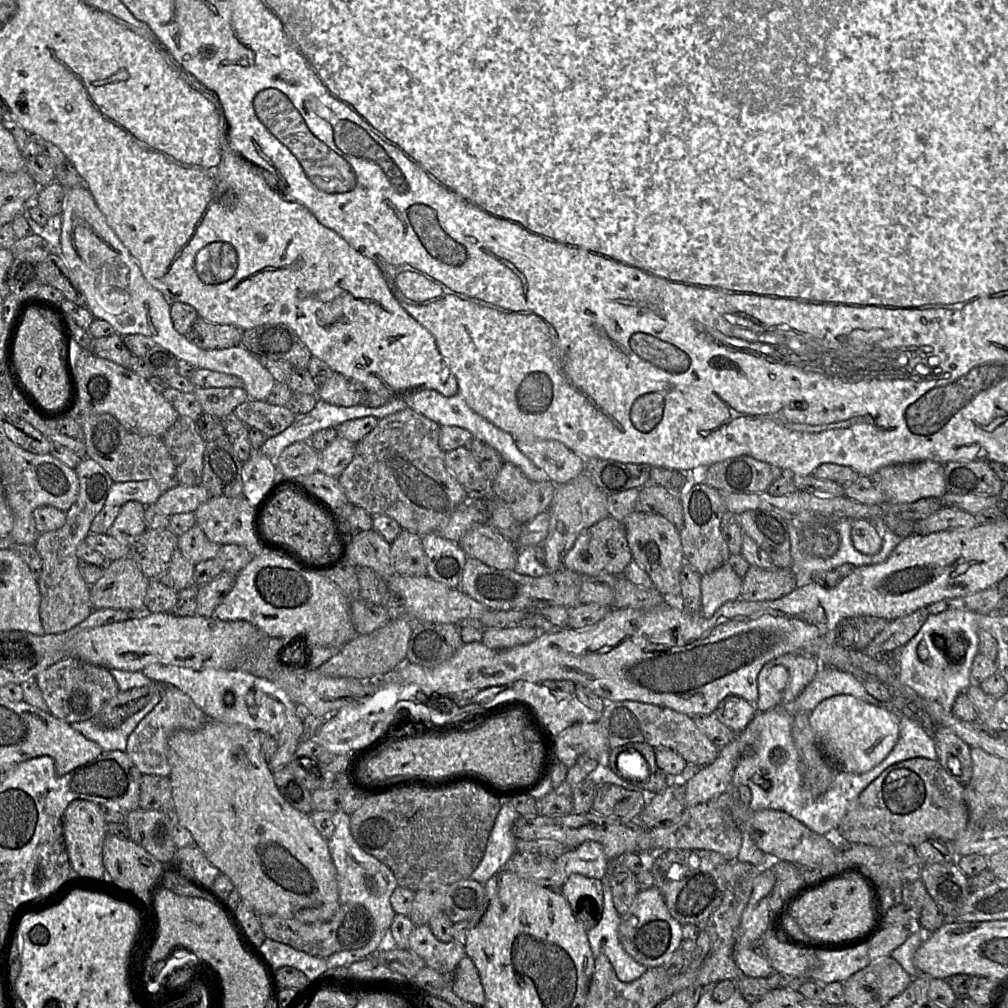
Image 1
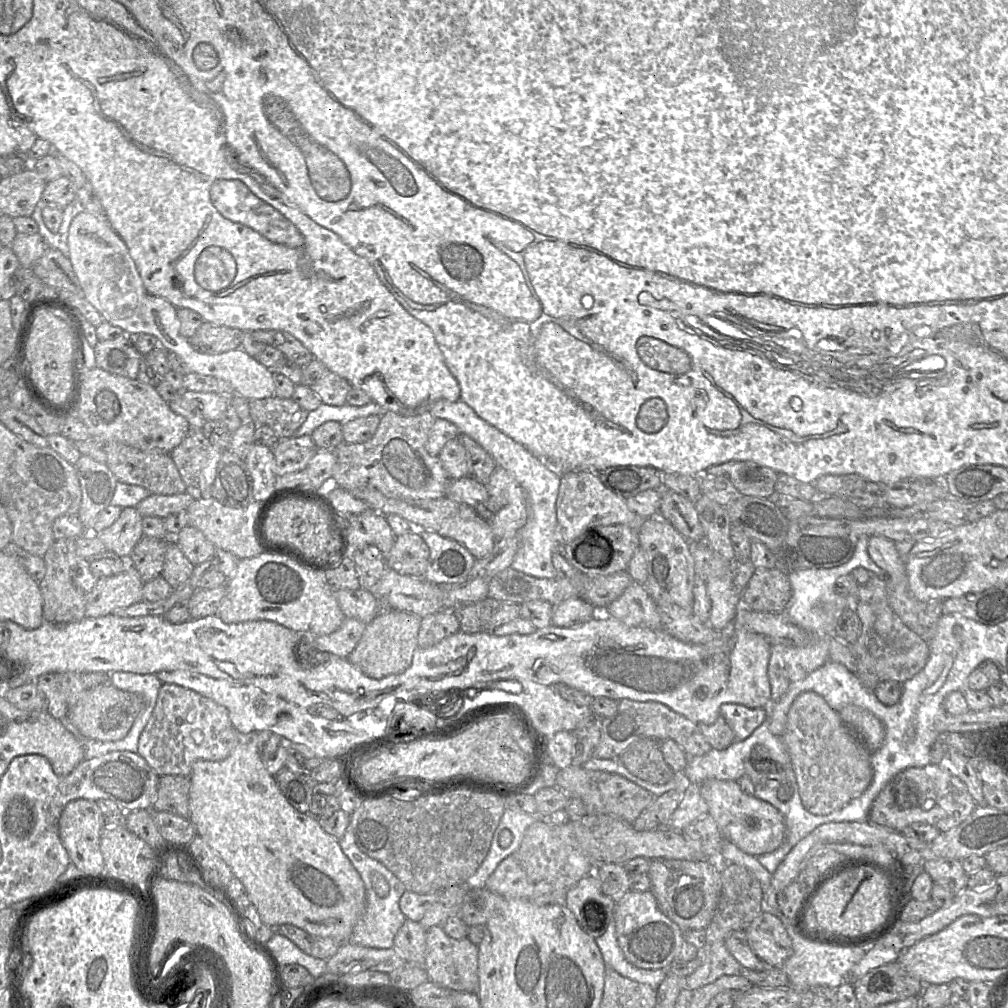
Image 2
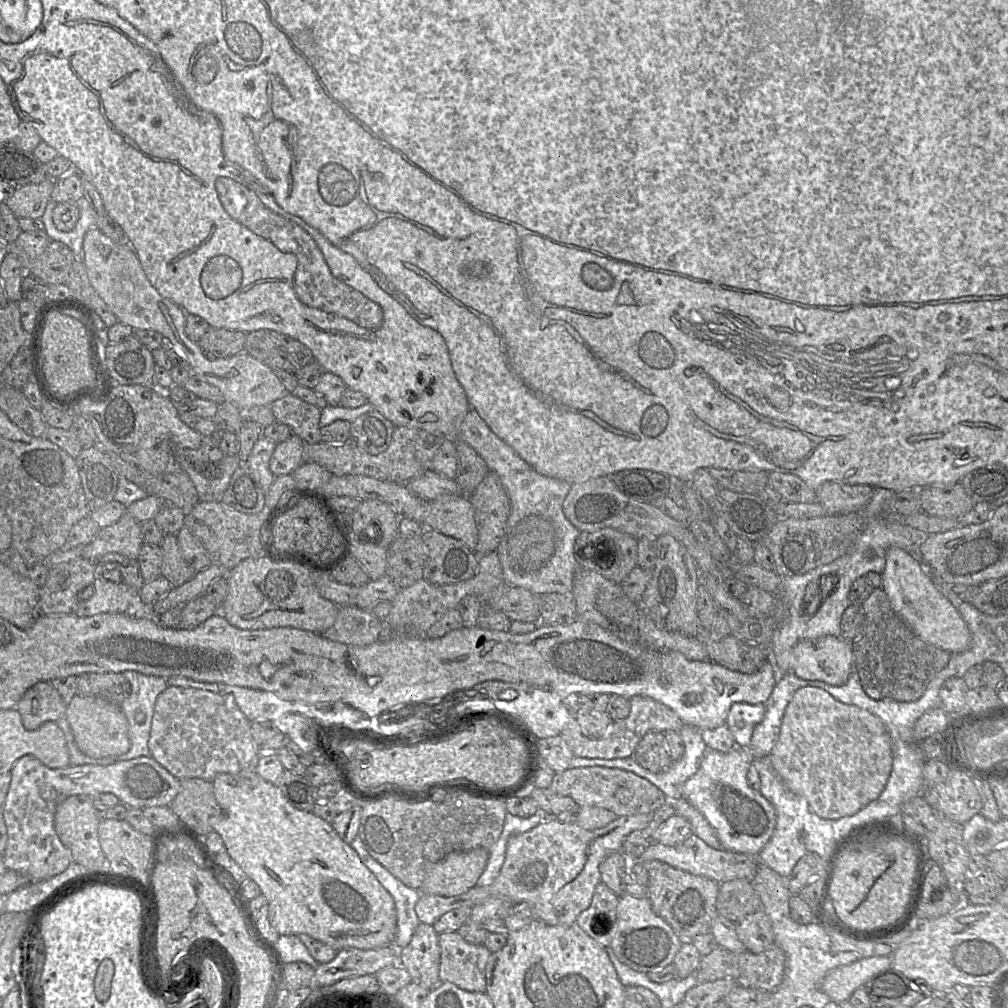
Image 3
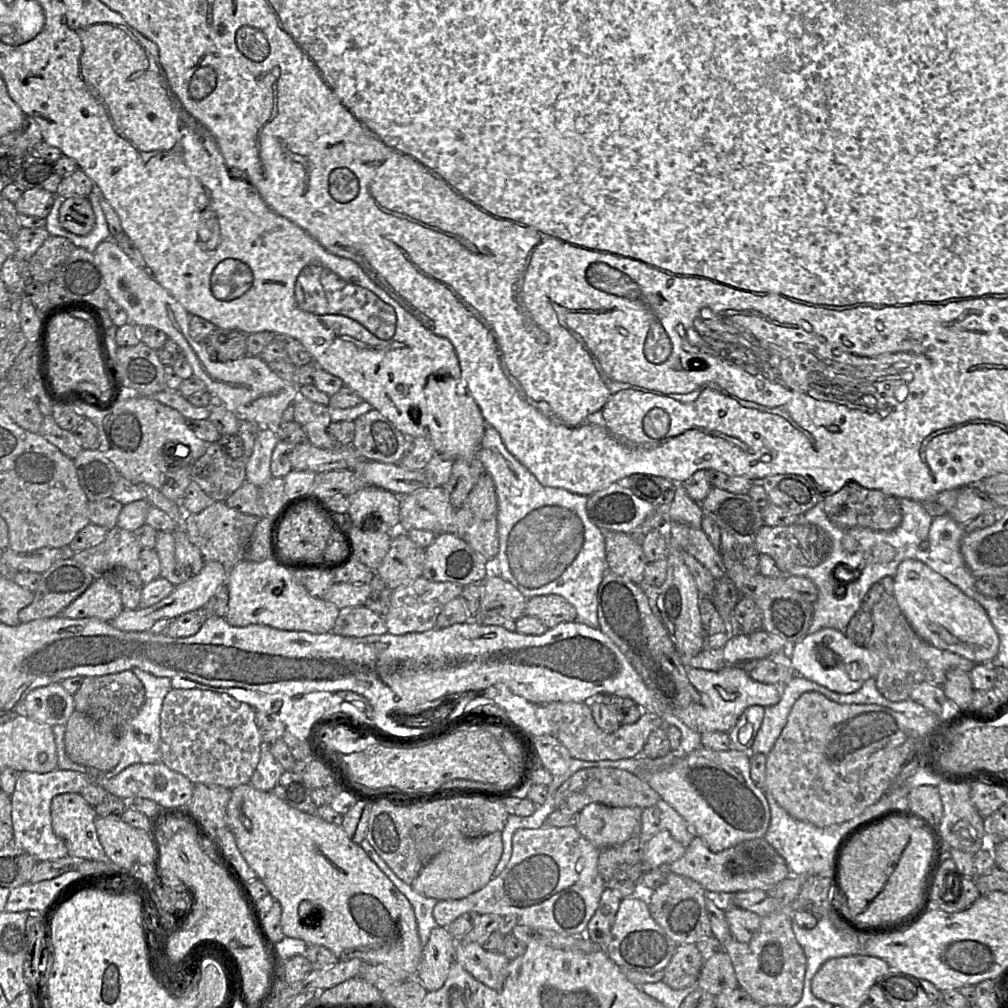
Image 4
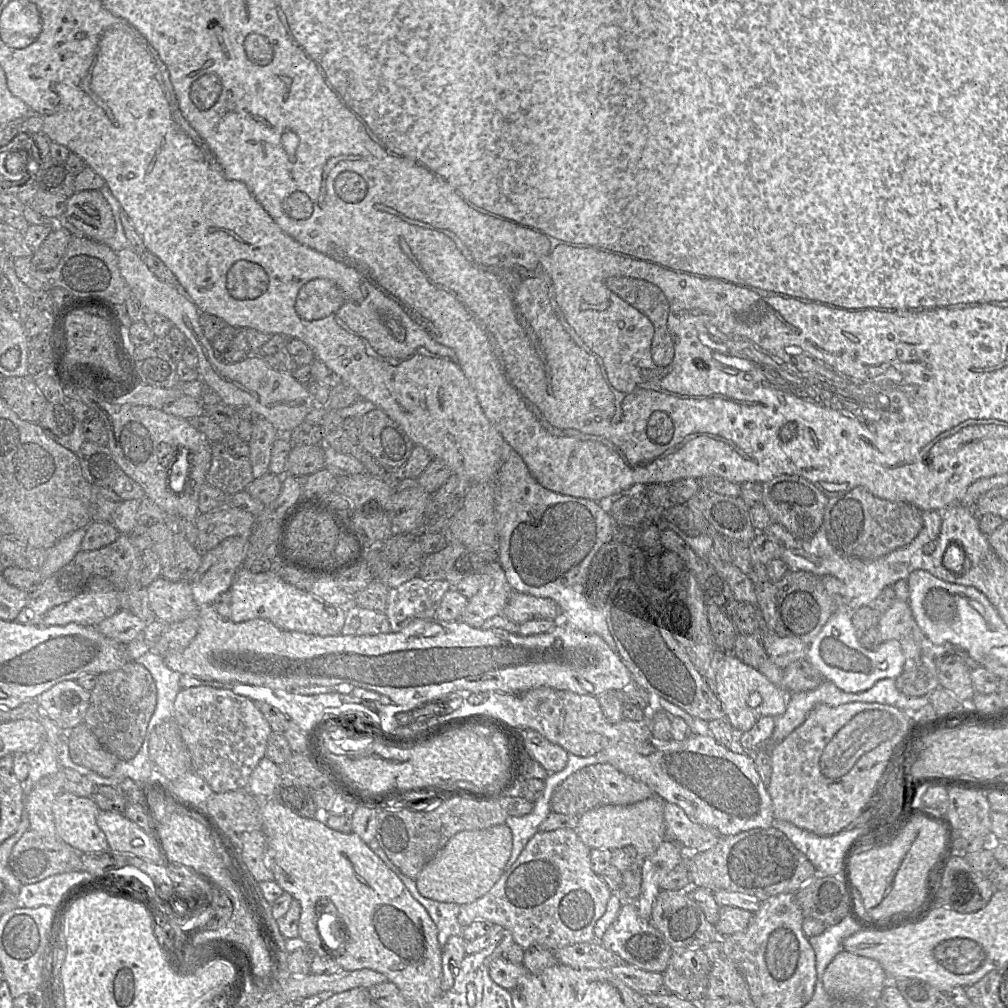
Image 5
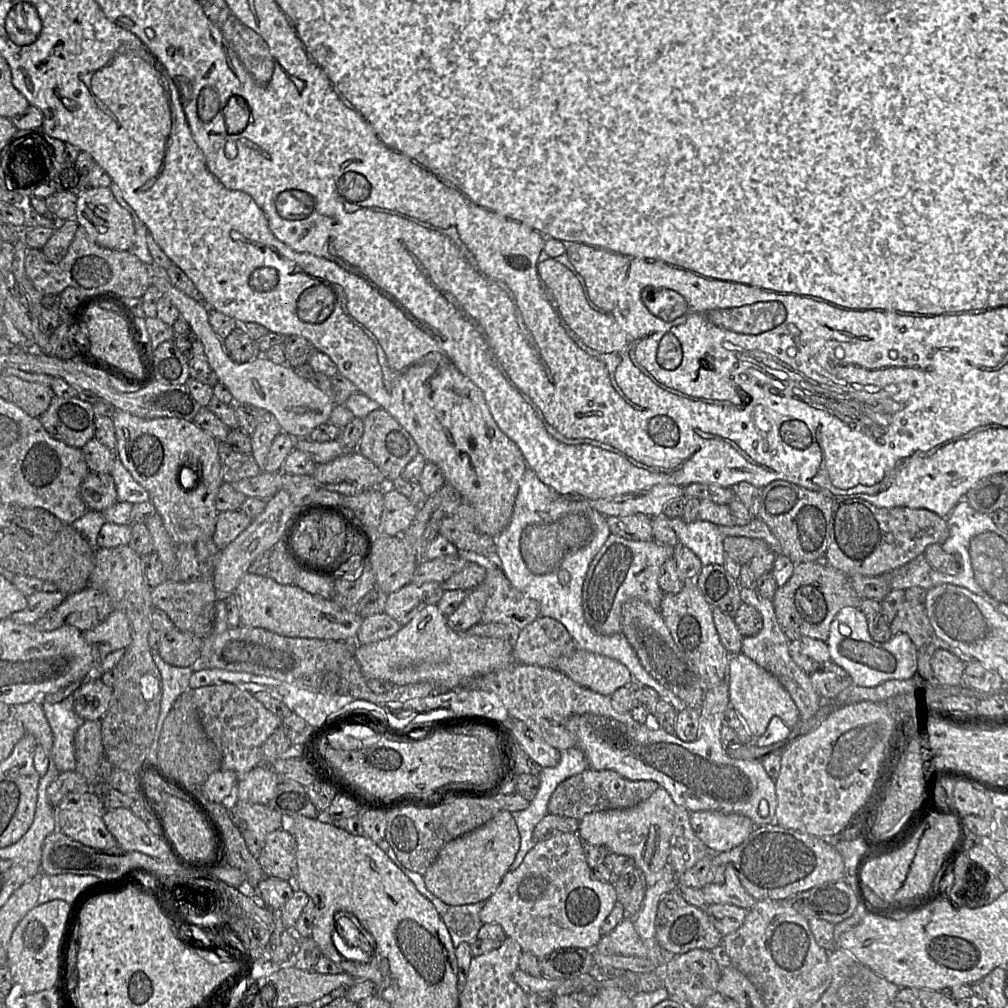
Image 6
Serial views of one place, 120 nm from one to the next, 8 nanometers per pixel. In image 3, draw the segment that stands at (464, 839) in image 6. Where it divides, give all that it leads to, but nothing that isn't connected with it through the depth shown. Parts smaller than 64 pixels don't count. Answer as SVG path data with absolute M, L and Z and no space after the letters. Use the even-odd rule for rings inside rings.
M485 848L452 852L428 870L417 891L444 897L466 893L476 885L488 857L489 851Z

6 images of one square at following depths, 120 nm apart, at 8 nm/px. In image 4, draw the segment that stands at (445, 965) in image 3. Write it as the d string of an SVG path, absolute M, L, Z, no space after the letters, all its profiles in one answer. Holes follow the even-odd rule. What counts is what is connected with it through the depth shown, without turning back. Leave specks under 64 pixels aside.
M460 939L456 941L454 961L477 981L495 990L500 974L510 960L501 953L485 950L478 943Z

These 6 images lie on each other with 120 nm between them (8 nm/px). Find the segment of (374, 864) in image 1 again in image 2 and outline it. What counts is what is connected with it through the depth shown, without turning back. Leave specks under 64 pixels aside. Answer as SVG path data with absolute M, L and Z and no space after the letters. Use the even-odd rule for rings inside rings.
M350 824L344 836L339 840L339 844L343 853L359 873L365 886L366 896L364 912L353 927L347 942L362 947L392 948L394 937L406 920L399 908L399 899L406 891L404 884L382 863L369 857L359 849L355 840L355 829L353 830Z

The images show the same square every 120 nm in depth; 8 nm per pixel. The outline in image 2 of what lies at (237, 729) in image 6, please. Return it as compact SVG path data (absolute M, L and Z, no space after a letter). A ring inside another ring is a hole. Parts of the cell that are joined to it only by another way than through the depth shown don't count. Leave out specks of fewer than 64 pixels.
M163 683L155 708L143 729L137 754L159 775L190 777L197 760L221 761L229 756L242 737L232 725L228 710L212 699L179 686Z

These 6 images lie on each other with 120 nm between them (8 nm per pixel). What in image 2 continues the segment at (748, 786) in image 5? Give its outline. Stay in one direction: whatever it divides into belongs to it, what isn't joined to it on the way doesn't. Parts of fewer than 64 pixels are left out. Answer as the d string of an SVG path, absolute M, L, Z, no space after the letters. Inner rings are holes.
M710 780L701 784L701 794L708 805L708 814L717 823L725 841L733 843L743 852L758 857L775 851L784 841L785 819L768 802L744 793L735 780Z

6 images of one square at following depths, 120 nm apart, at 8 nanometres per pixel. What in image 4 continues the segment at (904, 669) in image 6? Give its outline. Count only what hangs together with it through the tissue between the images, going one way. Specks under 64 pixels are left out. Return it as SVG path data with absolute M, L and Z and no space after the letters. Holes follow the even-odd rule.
M833 628L808 634L786 652L797 675L841 694L857 691L867 679L875 678L880 669L880 657L875 651L856 646L844 632Z

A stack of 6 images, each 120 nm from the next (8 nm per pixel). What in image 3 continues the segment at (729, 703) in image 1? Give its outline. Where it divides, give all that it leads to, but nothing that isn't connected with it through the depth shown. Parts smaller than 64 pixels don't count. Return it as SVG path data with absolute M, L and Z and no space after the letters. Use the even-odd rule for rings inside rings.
M734 703L732 704L726 725L731 731L735 747L747 748L750 744L755 727L765 715L764 704Z

